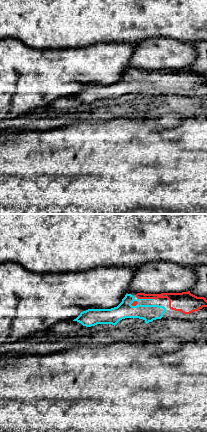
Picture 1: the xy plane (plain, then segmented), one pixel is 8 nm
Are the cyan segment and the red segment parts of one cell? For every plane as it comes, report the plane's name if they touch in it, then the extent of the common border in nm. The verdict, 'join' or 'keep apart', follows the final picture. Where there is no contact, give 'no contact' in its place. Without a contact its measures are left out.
meets cyan in xy; contact 150 nm long

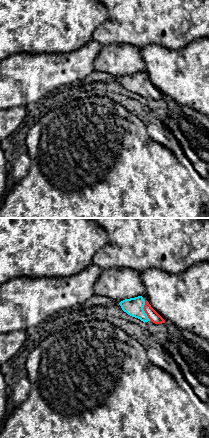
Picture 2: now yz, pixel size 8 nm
meets cyan in yz; contact 170 nm long

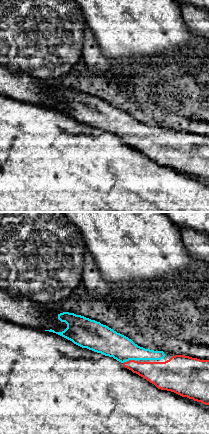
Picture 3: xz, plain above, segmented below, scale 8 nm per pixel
meets cyan in xz; contact 110 nm long

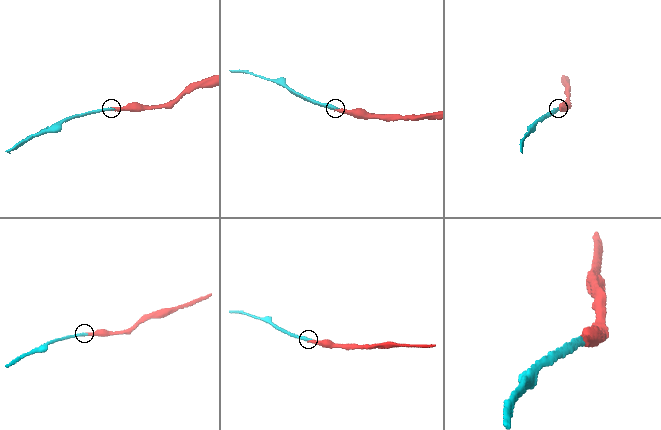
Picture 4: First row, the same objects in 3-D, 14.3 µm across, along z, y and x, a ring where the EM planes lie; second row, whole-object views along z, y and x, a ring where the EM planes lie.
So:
join

